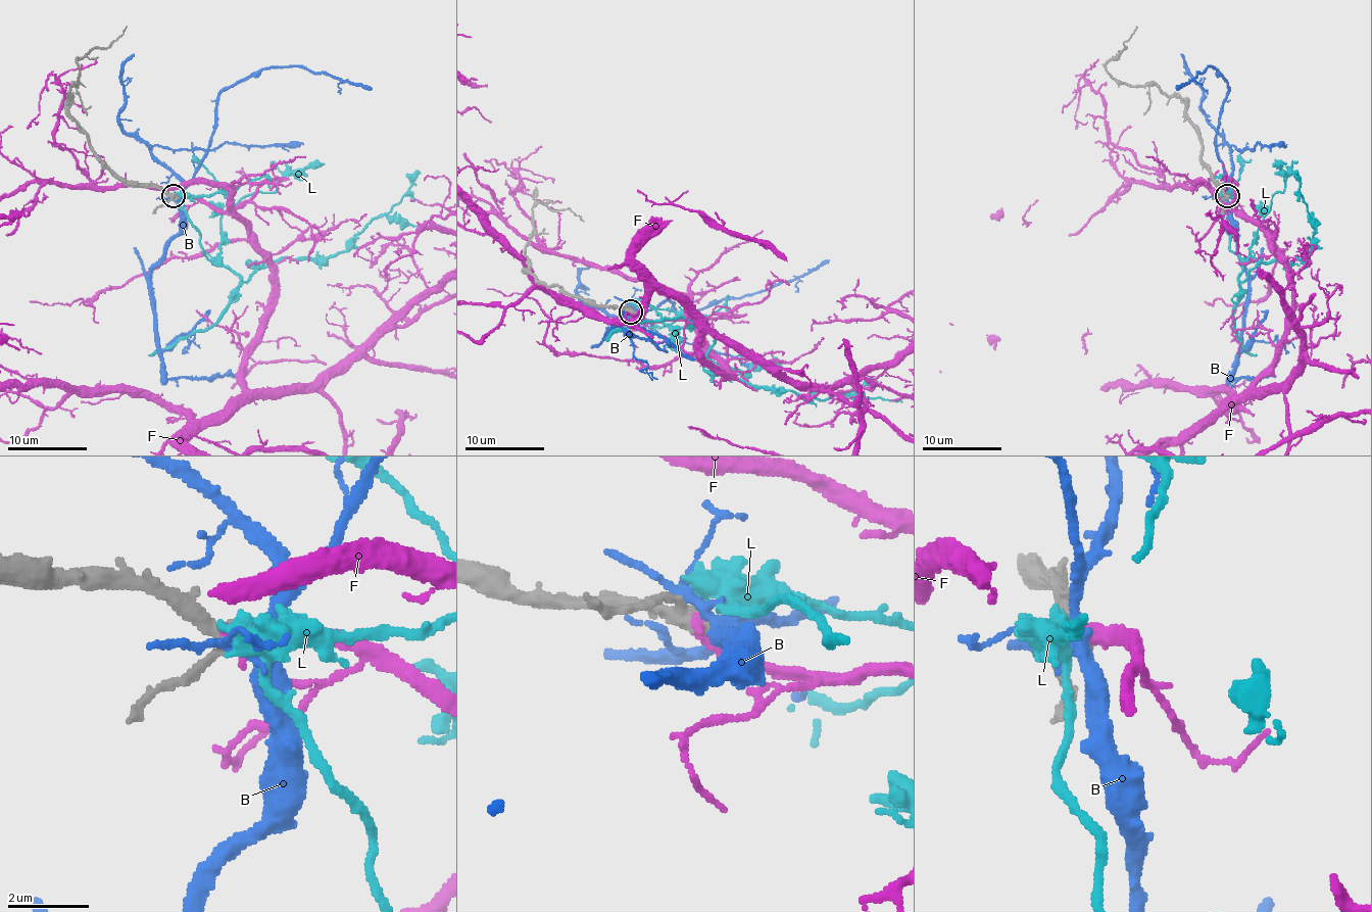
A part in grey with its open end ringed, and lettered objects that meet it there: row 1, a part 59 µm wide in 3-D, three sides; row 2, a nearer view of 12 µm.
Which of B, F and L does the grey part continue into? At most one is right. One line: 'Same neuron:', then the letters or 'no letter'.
Same neuron: F

